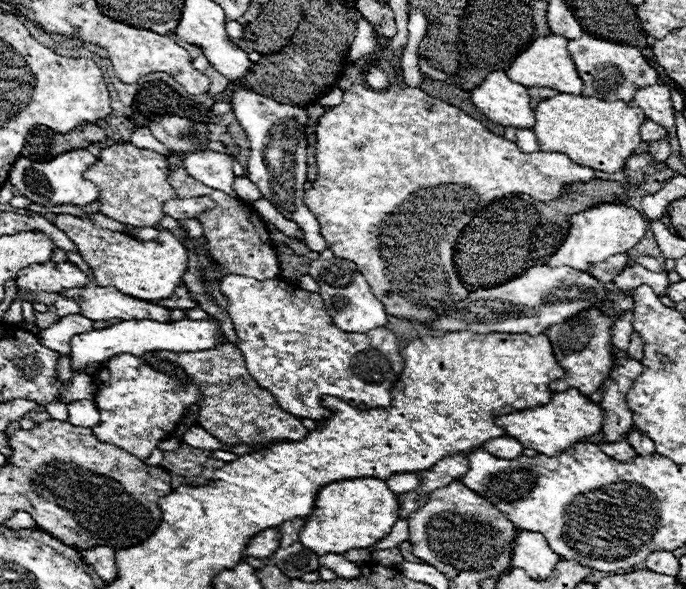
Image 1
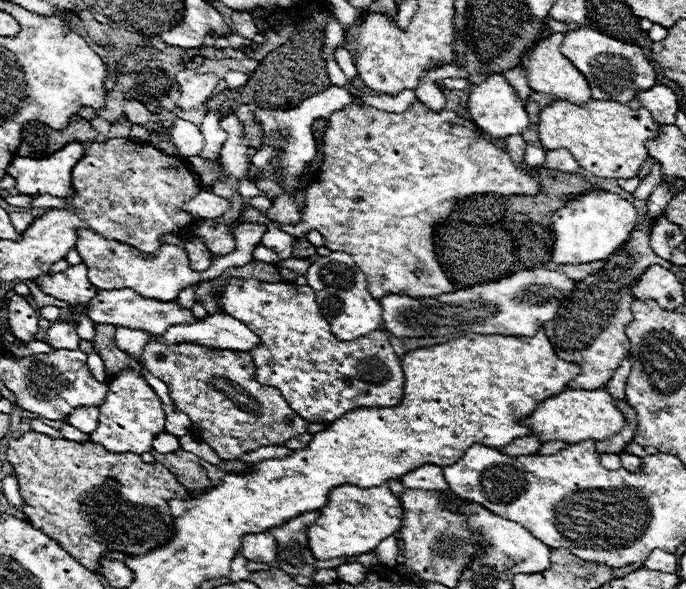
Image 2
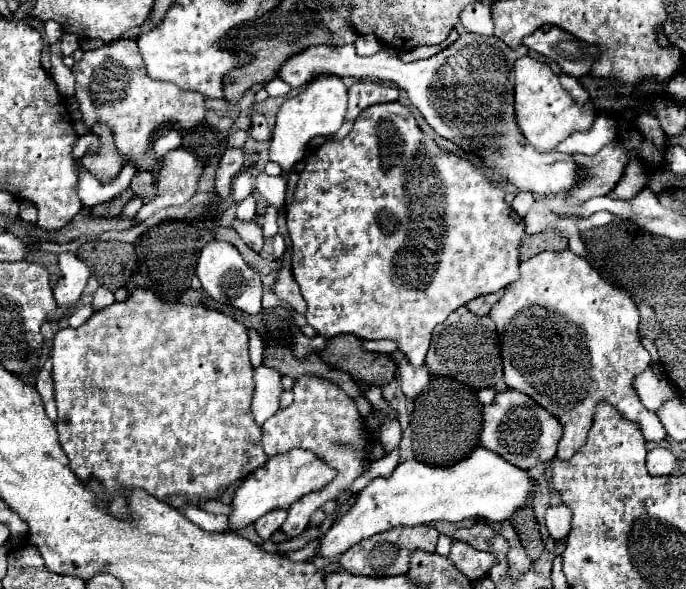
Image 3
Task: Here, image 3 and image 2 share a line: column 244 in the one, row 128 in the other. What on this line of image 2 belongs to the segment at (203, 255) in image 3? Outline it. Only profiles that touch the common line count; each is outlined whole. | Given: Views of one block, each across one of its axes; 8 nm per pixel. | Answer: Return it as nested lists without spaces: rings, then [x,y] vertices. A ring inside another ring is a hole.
[[[330,86],[324,92],[316,94],[314,98],[304,100],[298,108],[292,110],[258,110],[256,122],[262,126],[264,132],[264,140],[262,146],[258,148],[258,152],[250,158],[252,166],[258,168],[260,174],[264,174],[266,178],[256,182],[256,186],[260,190],[266,192],[268,198],[276,198],[280,192],[294,188],[298,178],[302,176],[302,172],[308,168],[308,164],[314,160],[316,156],[316,144],[312,144],[312,124],[316,122],[316,118],[326,118],[332,116],[338,110],[344,110],[352,104],[352,94],[346,86]]]

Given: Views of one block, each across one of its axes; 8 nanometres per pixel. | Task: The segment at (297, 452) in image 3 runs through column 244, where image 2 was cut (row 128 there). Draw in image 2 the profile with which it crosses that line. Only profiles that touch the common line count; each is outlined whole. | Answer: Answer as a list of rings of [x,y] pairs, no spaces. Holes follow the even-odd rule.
[[[494,74],[488,80],[480,82],[478,86],[474,86],[470,90],[468,96],[468,112],[470,112],[470,120],[488,136],[496,138],[496,140],[504,140],[512,134],[522,134],[530,120],[528,120],[528,112],[524,110],[524,106],[520,104],[520,100],[516,100],[516,94],[512,92],[512,86],[500,76]]]

